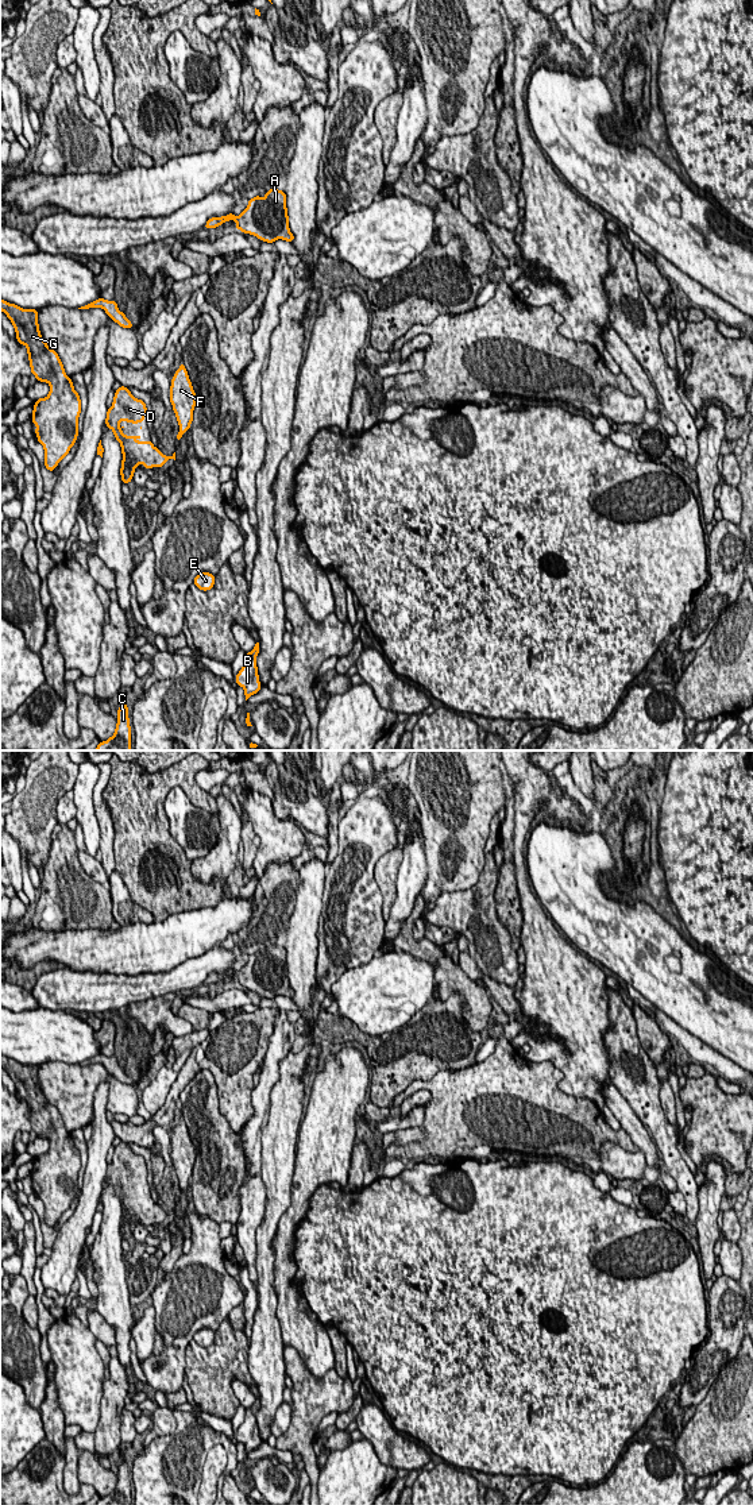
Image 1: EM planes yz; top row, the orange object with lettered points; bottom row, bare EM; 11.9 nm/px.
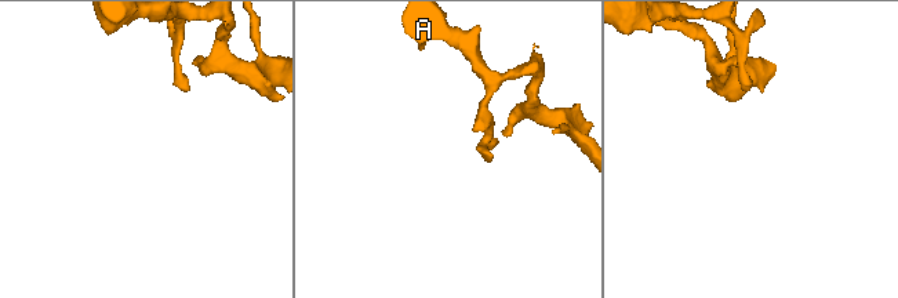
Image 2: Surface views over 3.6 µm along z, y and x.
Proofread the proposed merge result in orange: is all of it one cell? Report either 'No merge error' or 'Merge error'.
No merge error

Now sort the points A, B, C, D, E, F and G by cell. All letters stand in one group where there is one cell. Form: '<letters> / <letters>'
A B C D E F G

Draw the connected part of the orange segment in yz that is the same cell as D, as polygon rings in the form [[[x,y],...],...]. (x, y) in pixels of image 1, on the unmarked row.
[[[120,1142],[115,1147],[112,1162],[108,1164],[105,1180],[113,1186],[115,1195],[120,1199],[121,1216],[121,1239],[132,1236],[138,1220],[143,1220],[147,1226],[152,1223],[162,1223],[169,1215],[175,1216],[175,1208],[166,1212],[159,1204],[155,1204],[152,1197],[140,1197],[140,1192],[127,1192],[121,1188],[124,1182],[119,1182],[120,1177],[138,1180],[144,1177],[147,1164],[144,1157],[135,1154],[128,1143]]]

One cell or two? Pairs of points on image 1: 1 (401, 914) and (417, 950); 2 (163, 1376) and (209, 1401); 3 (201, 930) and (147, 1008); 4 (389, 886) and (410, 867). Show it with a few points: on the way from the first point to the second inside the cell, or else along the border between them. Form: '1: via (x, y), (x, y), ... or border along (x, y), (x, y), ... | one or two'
1: border along (405, 919), (400, 933), (389, 944) | two
2: border along (190, 1342), (185, 1350), (184, 1373) | two
3: border along (173, 992), (127, 1004) | two
4: border along (401, 851), (397, 898), (390, 911) | two

